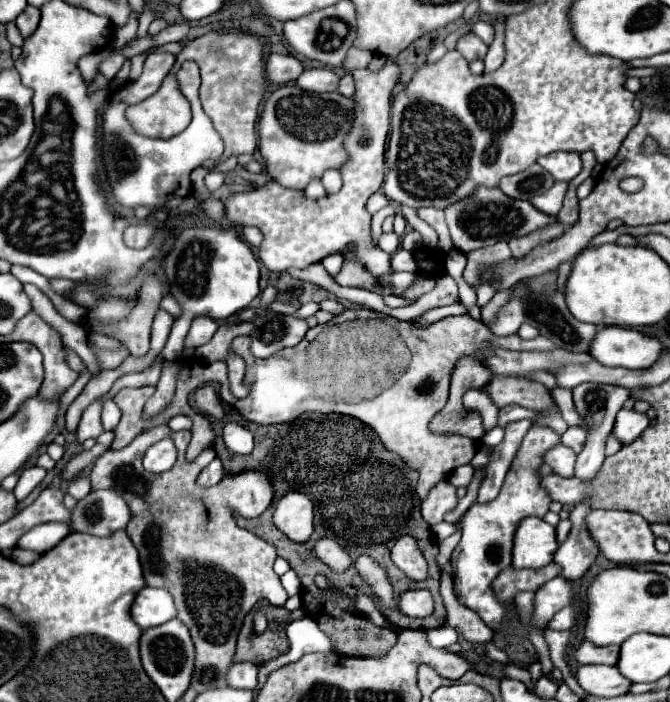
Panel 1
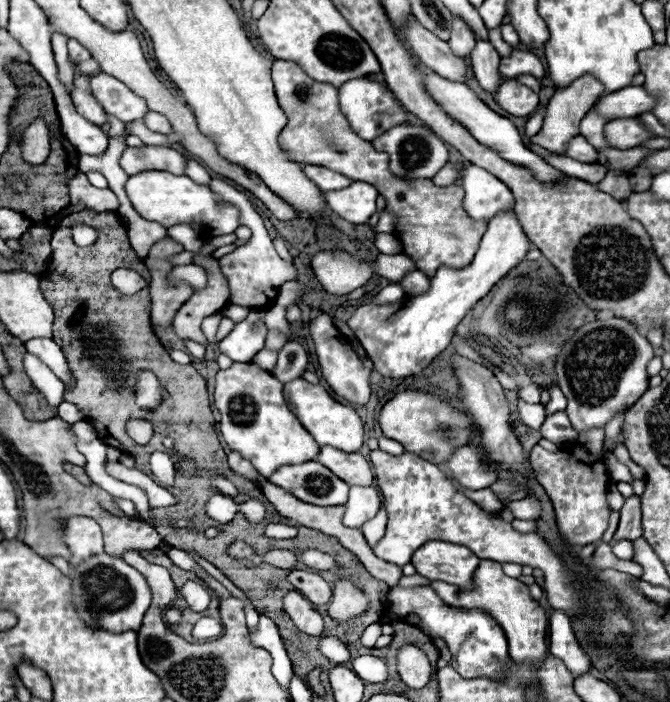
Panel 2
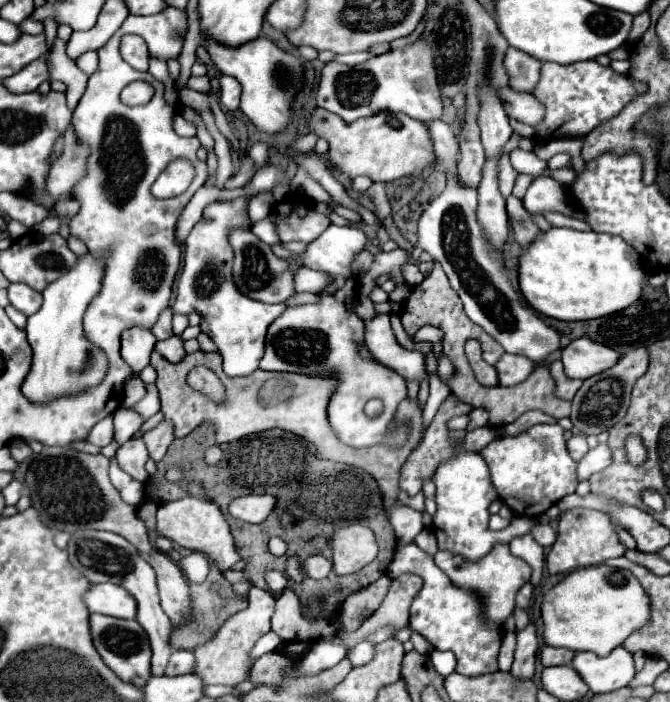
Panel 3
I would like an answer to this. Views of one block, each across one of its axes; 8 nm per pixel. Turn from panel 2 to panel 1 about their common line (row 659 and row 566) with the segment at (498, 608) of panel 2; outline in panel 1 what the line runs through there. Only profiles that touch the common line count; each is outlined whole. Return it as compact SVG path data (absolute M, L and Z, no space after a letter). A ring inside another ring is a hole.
M524 518L514 534L512 548L512 568L544 568L552 562L558 550L554 526L546 524L542 518Z

